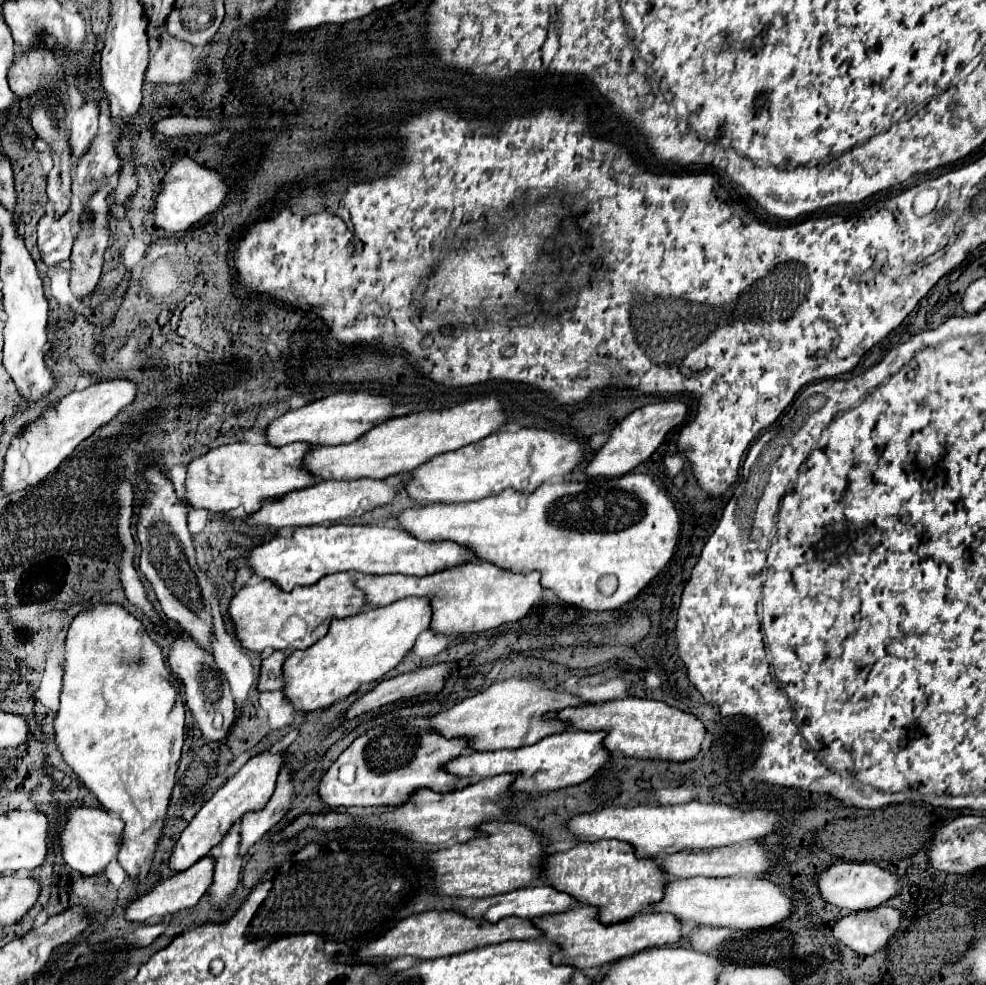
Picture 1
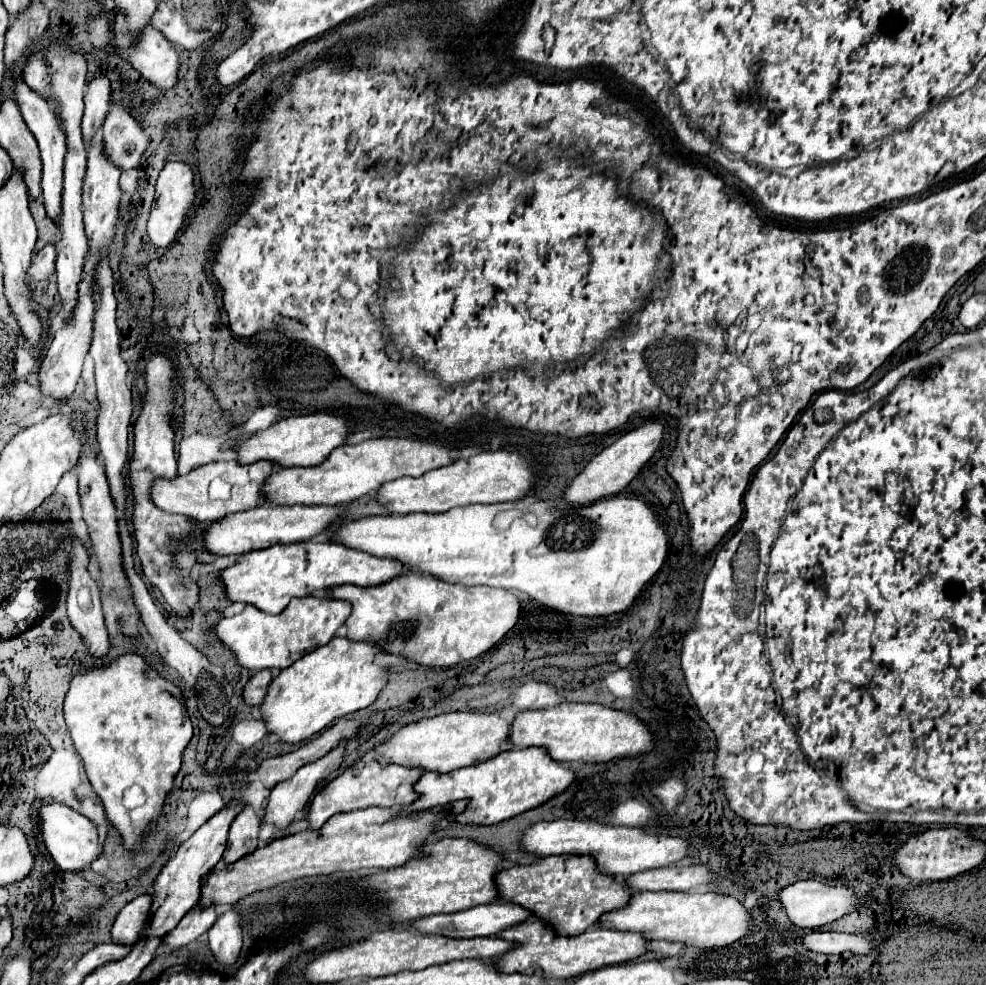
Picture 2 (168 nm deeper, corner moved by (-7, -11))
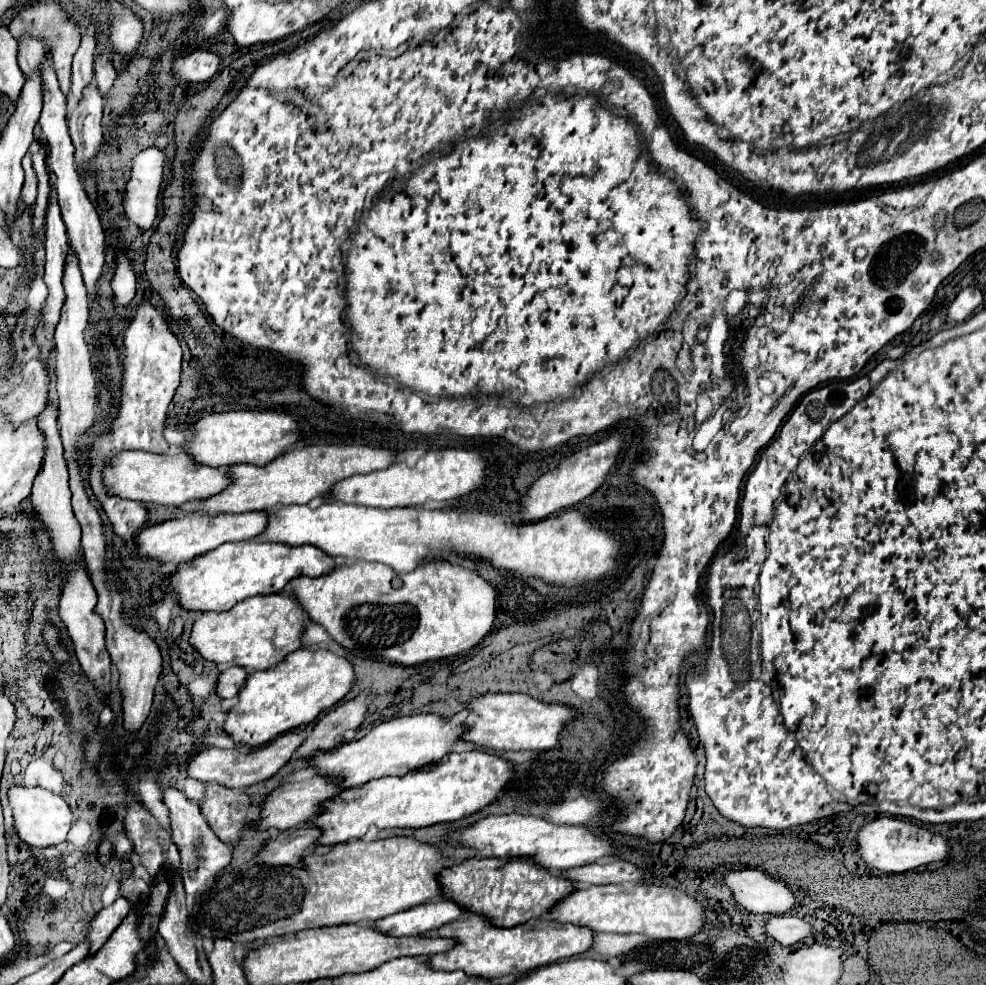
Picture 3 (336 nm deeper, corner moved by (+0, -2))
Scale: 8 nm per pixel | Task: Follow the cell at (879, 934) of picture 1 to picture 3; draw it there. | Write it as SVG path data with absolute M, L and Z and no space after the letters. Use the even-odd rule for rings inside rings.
M776 915L766 921L766 933L782 945L794 945L808 937L814 937L812 925L794 915Z

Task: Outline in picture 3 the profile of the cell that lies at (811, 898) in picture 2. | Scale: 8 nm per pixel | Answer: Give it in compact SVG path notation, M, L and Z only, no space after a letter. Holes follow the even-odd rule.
M744 869L726 875L734 899L752 913L788 913L796 905L796 895L784 881L772 879L762 871Z

